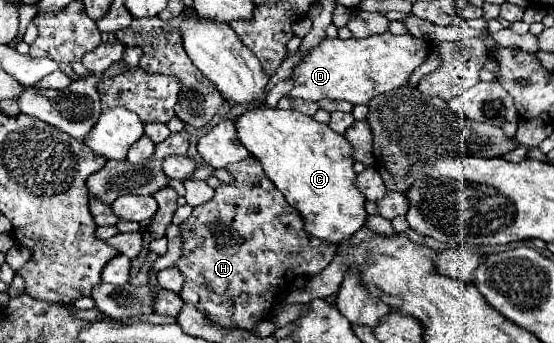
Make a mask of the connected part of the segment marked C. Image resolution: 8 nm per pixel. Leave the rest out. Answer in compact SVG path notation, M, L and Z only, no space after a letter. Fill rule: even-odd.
M270 106L244 110L236 118L238 140L260 160L266 176L286 196L286 202L300 210L304 228L328 242L344 242L366 222L366 198L356 190L350 158L350 144L344 136L330 130L328 124L316 122L298 110L280 110ZM336 148L340 158L330 158L328 150Z

